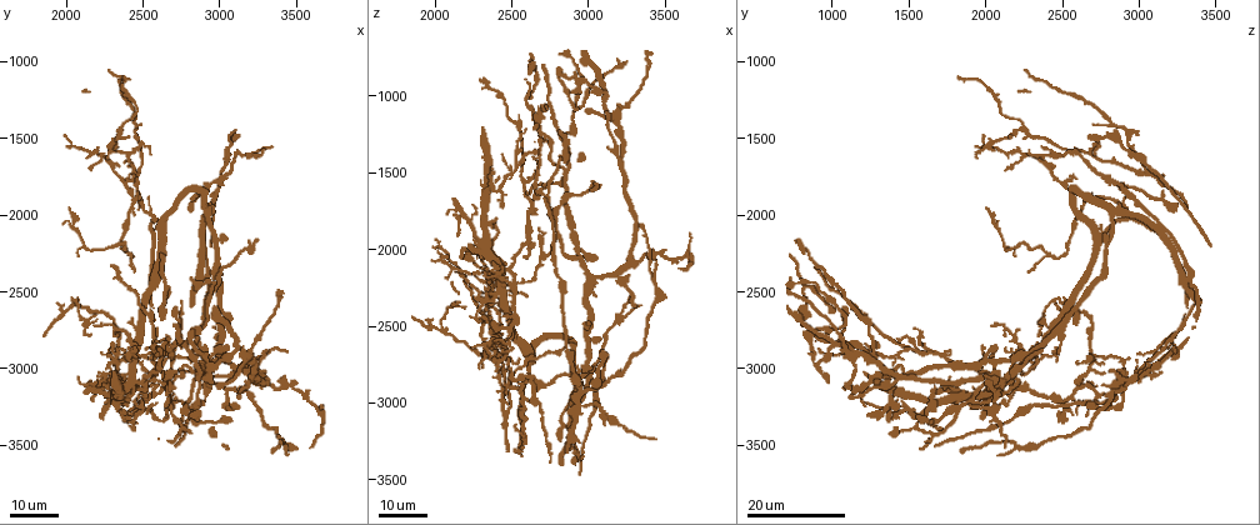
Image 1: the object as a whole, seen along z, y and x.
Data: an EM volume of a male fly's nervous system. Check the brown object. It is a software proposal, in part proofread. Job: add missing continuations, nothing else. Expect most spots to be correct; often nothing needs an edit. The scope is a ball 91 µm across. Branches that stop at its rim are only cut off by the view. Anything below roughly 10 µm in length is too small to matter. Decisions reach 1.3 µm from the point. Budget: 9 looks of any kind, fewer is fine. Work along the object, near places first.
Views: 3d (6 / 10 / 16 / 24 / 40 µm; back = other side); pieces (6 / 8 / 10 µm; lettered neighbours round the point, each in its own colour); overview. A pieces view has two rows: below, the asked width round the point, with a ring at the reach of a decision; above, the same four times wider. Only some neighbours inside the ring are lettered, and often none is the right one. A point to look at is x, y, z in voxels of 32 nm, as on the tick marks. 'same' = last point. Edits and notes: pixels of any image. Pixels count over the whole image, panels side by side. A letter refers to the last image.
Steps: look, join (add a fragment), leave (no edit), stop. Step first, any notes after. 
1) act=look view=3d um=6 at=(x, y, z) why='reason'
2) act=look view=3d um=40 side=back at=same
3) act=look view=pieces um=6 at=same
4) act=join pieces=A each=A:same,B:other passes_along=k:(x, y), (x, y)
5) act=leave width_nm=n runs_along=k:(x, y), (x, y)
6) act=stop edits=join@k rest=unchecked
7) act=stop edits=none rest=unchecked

act=look view=3d um=24 at=(2660, 2820, 1420) why='branch stops here'

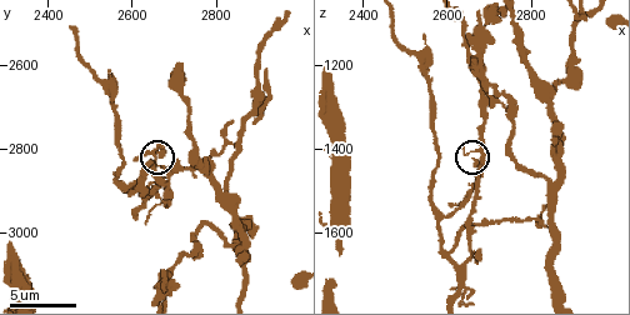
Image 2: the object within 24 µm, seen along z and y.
act=look view=pieces um=6 at=(2660, 2805, 1430)

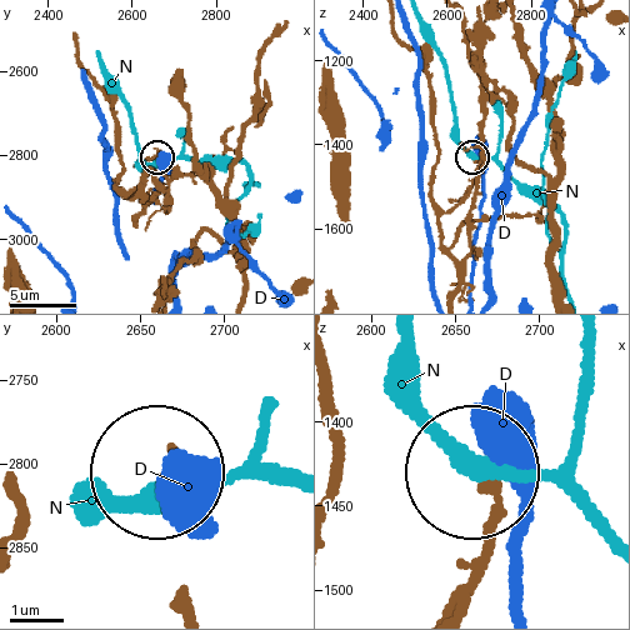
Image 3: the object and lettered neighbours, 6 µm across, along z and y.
act=leave width_nm=240 each=D:other,N:other runs_along=3:(449, 294), (458, 270), (440, 220), (470, 191), (475, 158) found='no lettered fragment goes on from it'

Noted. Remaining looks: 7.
act=look view=3d um=24 at=(3300, 2880, 2360)

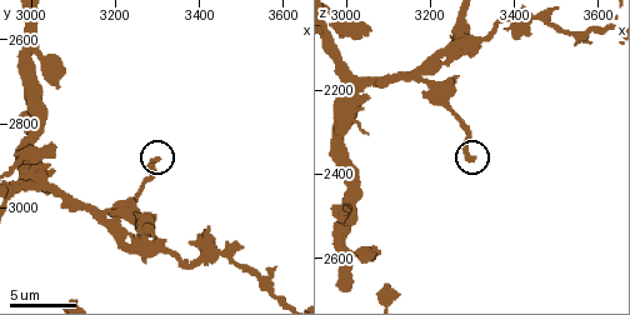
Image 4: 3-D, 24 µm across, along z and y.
act=look view=pieces um=10 at=(3305, 2890, 2365) why='see the neighbours'

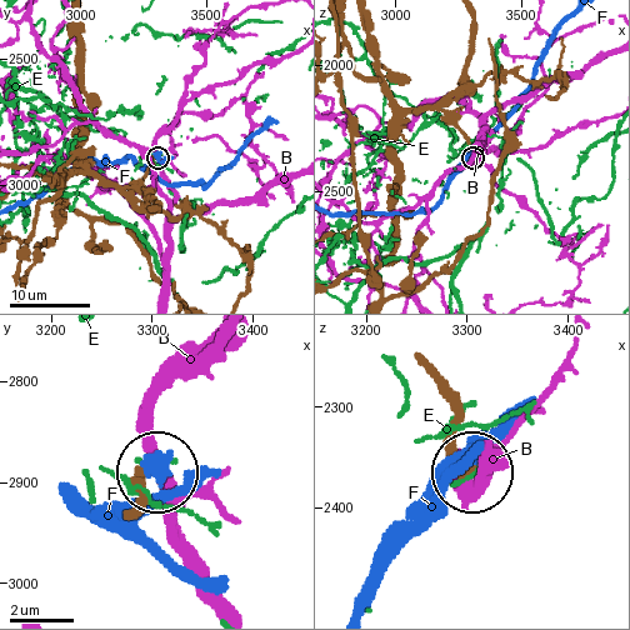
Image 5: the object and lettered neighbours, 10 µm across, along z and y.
act=leave each=B:other,E:other,F:other runs_along=5:(416, 358), (454, 415), (456, 446), (470, 469) found='none of them fits'

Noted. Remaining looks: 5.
act=look view=pieces um=10 at=(2840, 2740, 1540) why='free end'

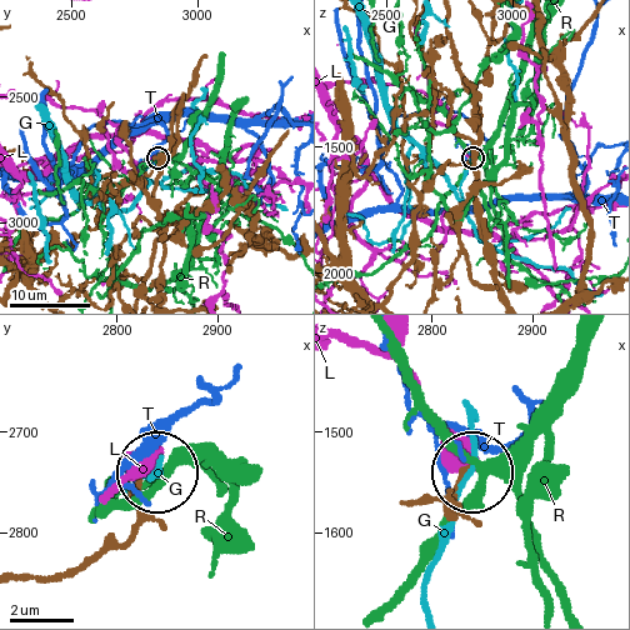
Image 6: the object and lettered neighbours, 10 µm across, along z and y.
act=leave width_nm=160 each=G:other,L:other,R:other,T:other found='none of them fits'

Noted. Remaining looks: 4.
act=look view=3d um=24 at=(2600, 2860, 2300) why='free end'

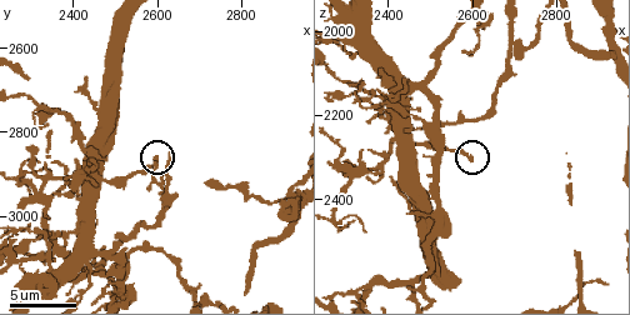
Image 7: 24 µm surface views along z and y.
act=look view=pieces um=6 at=(2600, 2860, 2300)

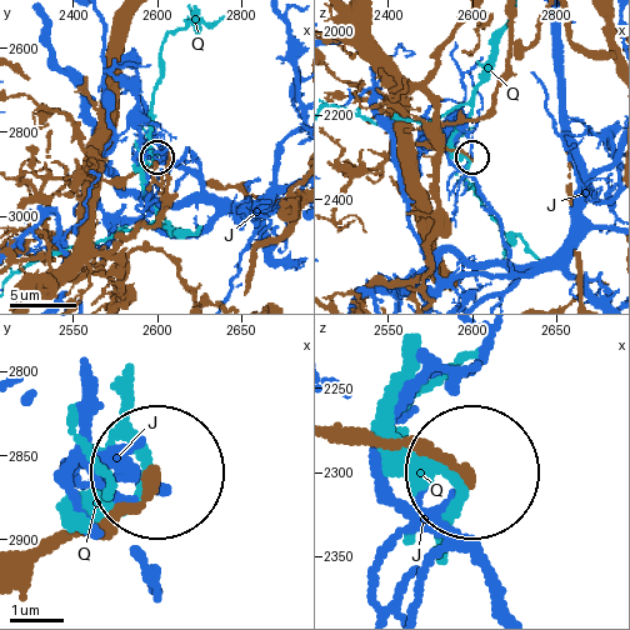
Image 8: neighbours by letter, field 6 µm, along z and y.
act=leave each=J:other,Q:other runs_along=8:(26, 565), (106, 525), (156, 480) found='none of them fits'

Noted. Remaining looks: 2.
act=stop edits=none rest=unchecked

